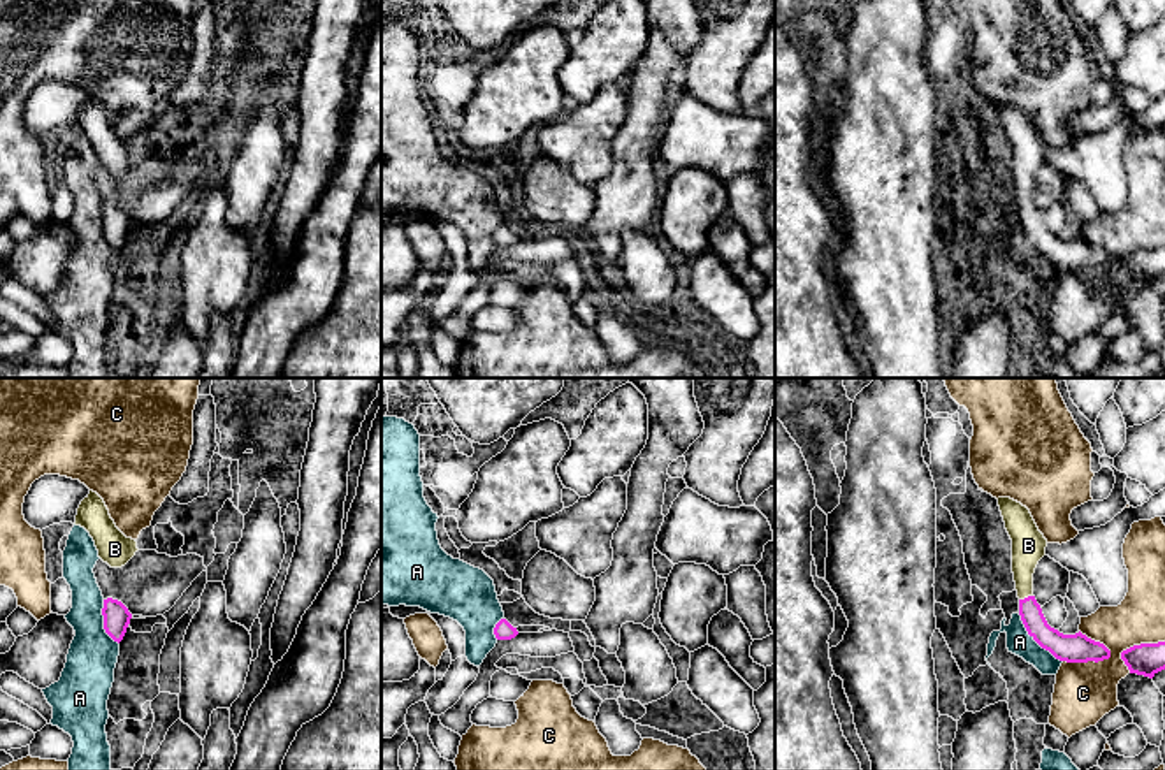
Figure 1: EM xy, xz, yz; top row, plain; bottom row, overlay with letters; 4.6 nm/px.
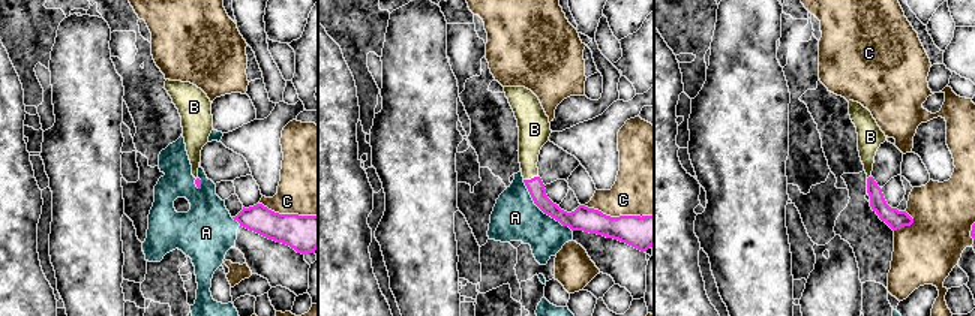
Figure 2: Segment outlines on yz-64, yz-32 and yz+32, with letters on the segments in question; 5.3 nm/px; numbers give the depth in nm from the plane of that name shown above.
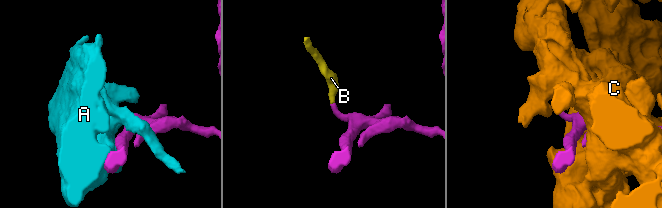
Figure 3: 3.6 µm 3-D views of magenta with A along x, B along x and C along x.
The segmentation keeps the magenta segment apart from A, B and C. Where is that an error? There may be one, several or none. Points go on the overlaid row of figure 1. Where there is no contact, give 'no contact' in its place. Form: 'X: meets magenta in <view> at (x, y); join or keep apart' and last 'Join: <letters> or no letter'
A: meets magenta in yz at (1035, 640); keep apart
B: meets magenta in yz at (1025, 598); join
C: meets magenta in yz at (1088, 660); keep apart
Join: B

